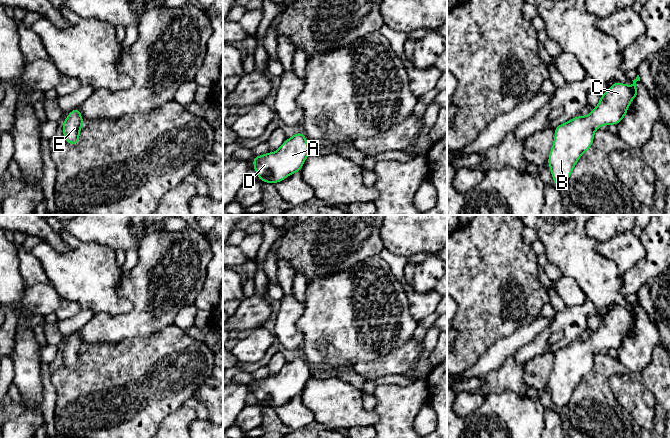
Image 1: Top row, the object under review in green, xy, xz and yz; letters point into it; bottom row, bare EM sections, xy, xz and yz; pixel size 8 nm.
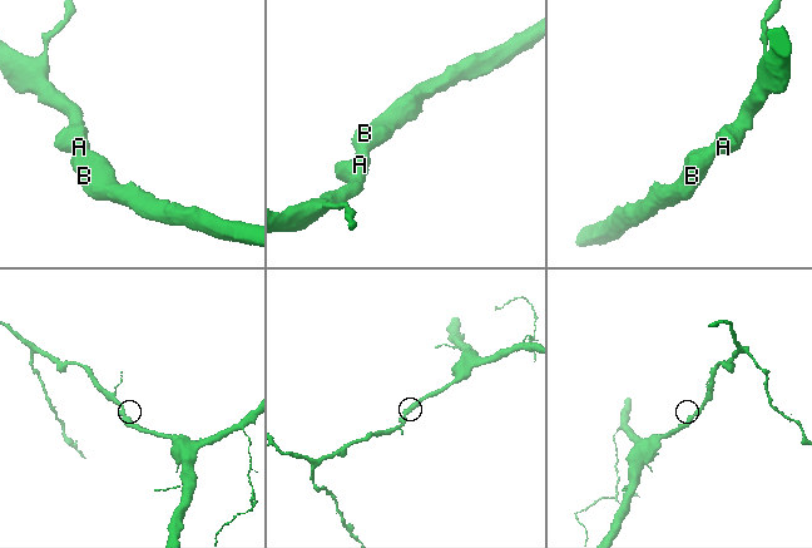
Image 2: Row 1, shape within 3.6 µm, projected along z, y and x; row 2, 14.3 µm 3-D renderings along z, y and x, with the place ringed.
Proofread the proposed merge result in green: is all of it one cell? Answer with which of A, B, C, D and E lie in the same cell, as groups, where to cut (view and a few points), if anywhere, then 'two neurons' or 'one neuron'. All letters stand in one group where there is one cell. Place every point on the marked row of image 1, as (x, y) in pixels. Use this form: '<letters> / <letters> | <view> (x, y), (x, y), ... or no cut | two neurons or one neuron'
A B C D E | no cut | one neuron

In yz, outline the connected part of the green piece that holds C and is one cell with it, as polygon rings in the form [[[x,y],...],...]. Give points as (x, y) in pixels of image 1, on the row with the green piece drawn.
[[[639,75],[632,81],[632,86],[612,83],[600,96],[597,107],[592,108],[587,116],[579,115],[554,128],[555,136],[547,165],[555,186],[562,187],[568,181],[575,164],[591,148],[594,133],[601,125],[618,126],[627,115],[631,101],[640,93],[636,87],[636,82],[640,81]]]

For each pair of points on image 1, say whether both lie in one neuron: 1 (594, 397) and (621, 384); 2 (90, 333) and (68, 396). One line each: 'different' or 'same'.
1: different
2: different

